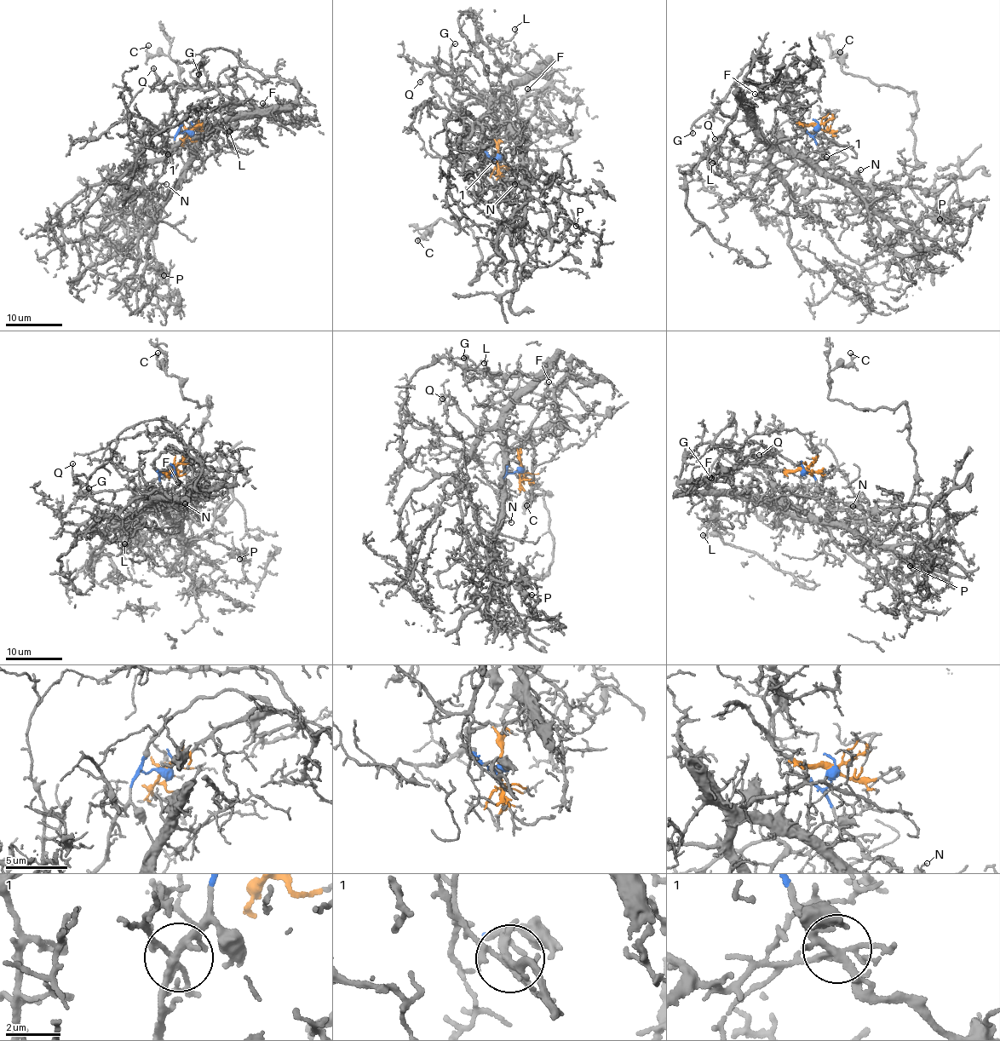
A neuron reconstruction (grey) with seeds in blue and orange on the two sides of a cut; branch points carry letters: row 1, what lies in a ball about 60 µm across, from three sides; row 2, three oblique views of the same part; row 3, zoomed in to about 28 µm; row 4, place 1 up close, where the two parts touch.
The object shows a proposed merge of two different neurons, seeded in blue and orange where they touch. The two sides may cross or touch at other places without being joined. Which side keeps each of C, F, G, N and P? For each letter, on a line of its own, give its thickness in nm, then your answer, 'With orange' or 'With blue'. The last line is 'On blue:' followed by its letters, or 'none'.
C: Thickness 100 nm. With blue
F: Thickness 90 nm. With orange
G: Thickness 160 nm. With orange
N: Thickness 120 nm. With blue
P: Thickness 170 nm. With orange
On blue: C, N

